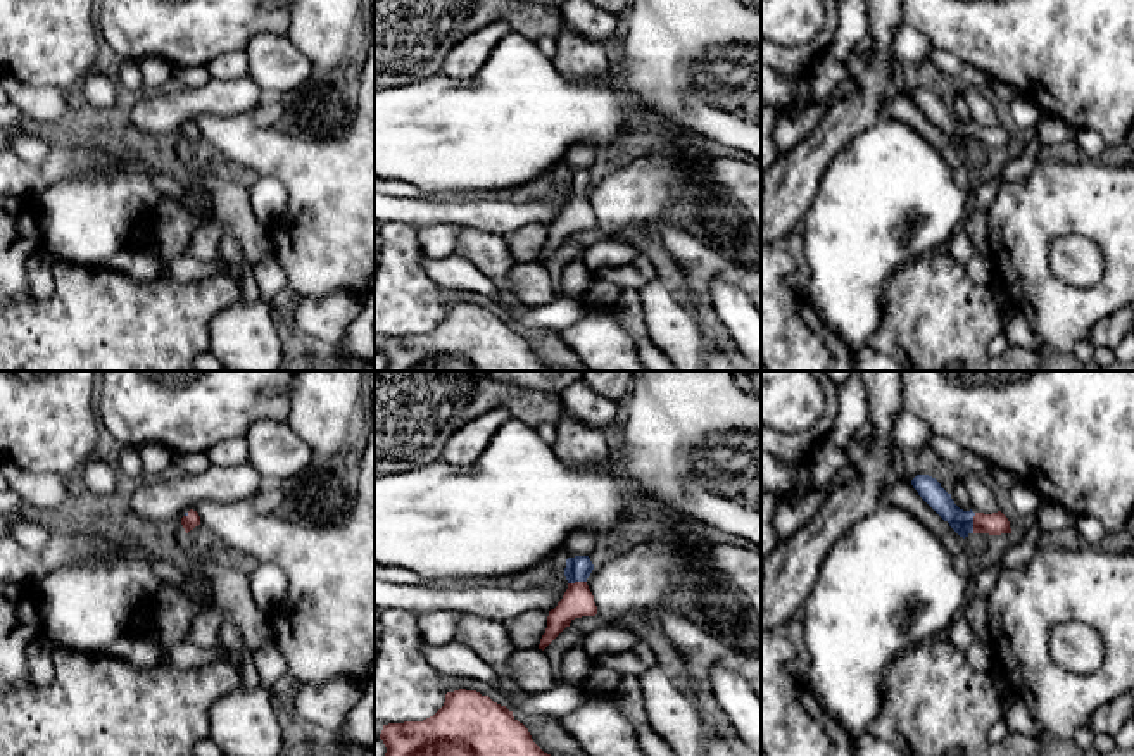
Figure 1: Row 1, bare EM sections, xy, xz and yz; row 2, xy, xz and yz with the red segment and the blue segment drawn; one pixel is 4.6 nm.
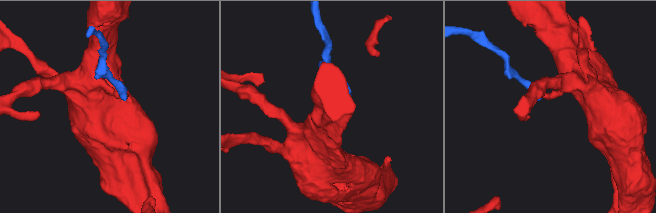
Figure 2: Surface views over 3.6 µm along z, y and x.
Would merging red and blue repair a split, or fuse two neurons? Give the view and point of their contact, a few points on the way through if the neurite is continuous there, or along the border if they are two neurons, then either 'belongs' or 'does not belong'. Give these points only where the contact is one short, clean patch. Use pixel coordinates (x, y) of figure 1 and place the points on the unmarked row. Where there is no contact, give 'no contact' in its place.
yz (974, 137) | across yz (996, 137), (974, 137), (962, 135) | belongs

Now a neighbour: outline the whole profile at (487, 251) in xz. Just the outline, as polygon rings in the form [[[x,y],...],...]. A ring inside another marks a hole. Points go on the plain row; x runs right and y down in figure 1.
[[[459,226],[456,254],[475,262],[495,283],[501,306],[526,307],[509,287],[509,273],[518,262],[501,235]]]

